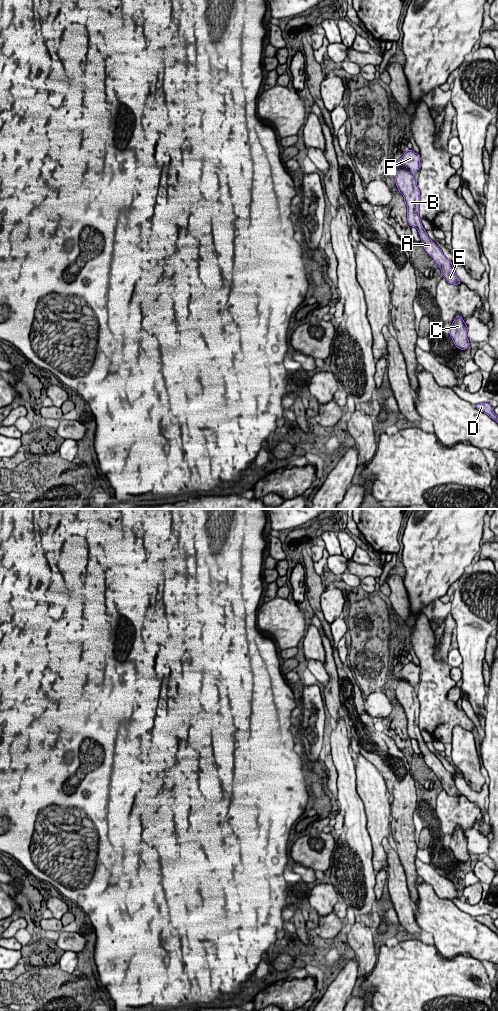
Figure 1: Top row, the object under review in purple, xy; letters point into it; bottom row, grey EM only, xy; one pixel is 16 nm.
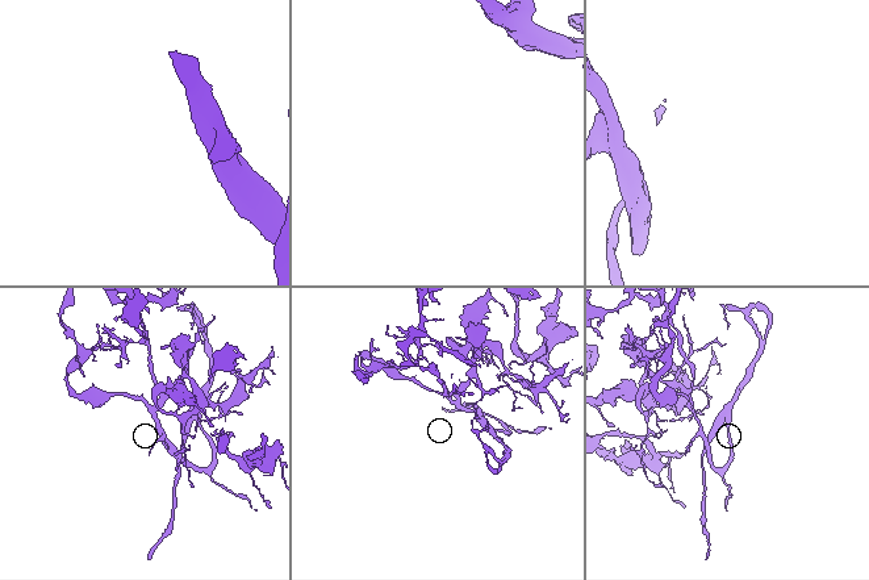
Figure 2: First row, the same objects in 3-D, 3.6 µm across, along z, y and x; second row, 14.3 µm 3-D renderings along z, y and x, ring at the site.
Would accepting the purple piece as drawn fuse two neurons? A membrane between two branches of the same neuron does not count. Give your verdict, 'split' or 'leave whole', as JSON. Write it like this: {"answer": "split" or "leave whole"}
{"answer": "leave whole"}

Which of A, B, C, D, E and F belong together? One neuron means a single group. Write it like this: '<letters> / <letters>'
A B C D E F

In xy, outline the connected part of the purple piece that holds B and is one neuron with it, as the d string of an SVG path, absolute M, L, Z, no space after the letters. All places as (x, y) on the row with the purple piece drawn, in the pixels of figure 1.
M406 150L395 166L395 183L403 195L407 206L407 221L411 227L416 227L425 251L433 258L441 270L441 275L449 284L459 285L461 281L455 273L452 261L447 259L442 250L432 241L423 228L419 217L420 191L414 172L420 169L420 154Z

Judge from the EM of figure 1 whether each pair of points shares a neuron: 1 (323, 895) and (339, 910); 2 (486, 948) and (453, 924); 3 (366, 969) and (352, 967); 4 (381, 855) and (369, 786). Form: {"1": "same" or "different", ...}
{"1": "same", "2": "same", "3": "different", "4": "same"}

